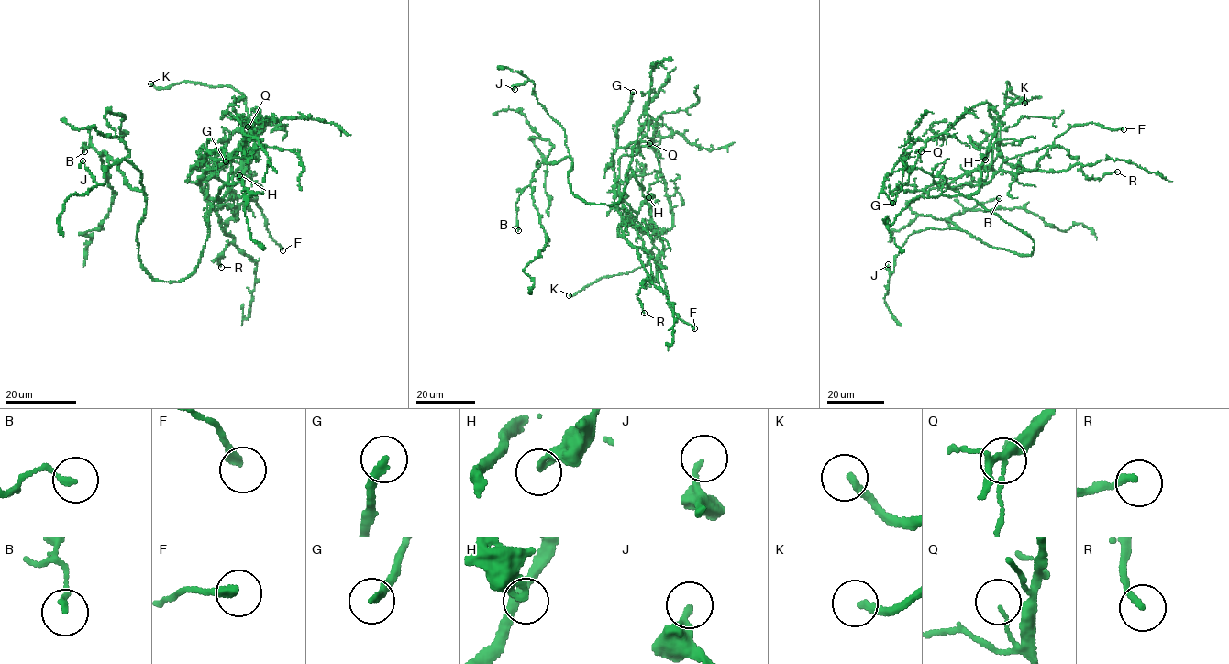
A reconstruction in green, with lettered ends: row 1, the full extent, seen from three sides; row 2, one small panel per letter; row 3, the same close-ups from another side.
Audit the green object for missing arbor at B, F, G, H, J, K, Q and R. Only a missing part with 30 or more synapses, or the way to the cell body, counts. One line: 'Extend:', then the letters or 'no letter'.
Extend: K, R

